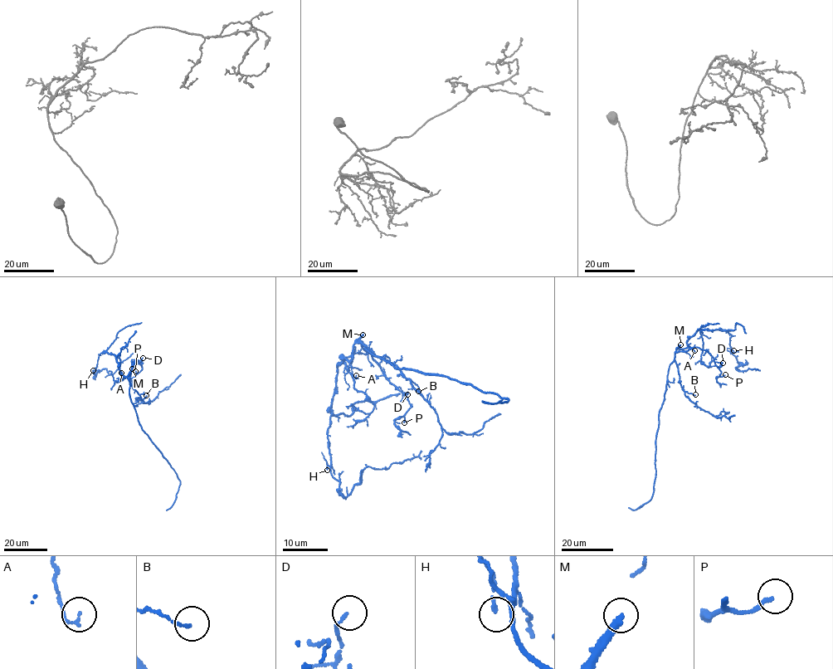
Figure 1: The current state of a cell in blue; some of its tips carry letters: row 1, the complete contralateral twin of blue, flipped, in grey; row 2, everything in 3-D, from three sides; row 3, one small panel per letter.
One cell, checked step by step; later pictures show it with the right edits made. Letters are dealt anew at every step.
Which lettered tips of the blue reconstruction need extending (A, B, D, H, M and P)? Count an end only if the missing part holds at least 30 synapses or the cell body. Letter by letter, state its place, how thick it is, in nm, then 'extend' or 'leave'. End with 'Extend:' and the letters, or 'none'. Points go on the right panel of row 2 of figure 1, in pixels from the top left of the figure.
A: place (694, 350); calibre 110 nm; leave
B: place (695, 394); calibre 110 nm; leave
D: place (723, 363); calibre 120 nm; leave
H: place (733, 350); calibre 140 nm; leave
M: place (680, 344); calibre 280 nm; extend
P: place (725, 374); calibre 140 nm; leave
Extend: M

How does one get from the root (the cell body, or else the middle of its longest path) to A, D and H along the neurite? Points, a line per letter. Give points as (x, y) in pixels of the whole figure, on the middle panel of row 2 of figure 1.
A: (353, 351), (351, 364), (353, 375), (356, 375)
D: (353, 351), (354, 344), (362, 343), (363, 349), (371, 353), (372, 359), (382, 373), (406, 398), (407, 394)
H: (353, 351), (353, 361), (345, 358), (337, 367), (328, 432), (332, 465), (328, 466), (324, 459), (327, 470)

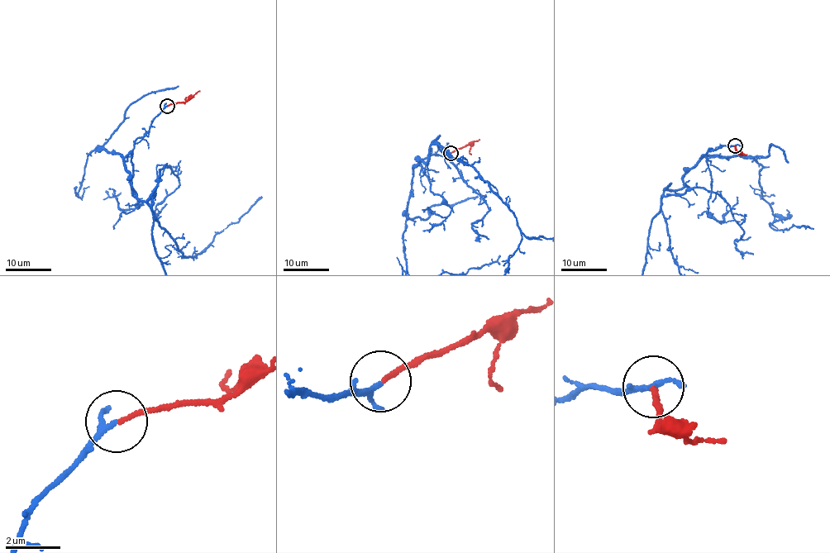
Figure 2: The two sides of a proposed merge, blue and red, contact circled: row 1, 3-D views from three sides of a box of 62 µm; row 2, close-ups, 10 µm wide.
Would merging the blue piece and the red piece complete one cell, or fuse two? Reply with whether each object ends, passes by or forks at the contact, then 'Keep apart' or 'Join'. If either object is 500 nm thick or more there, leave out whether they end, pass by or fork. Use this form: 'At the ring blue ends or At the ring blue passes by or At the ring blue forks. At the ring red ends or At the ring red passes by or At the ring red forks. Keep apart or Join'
At the ring blue passes by. At the ring red ends. Join

